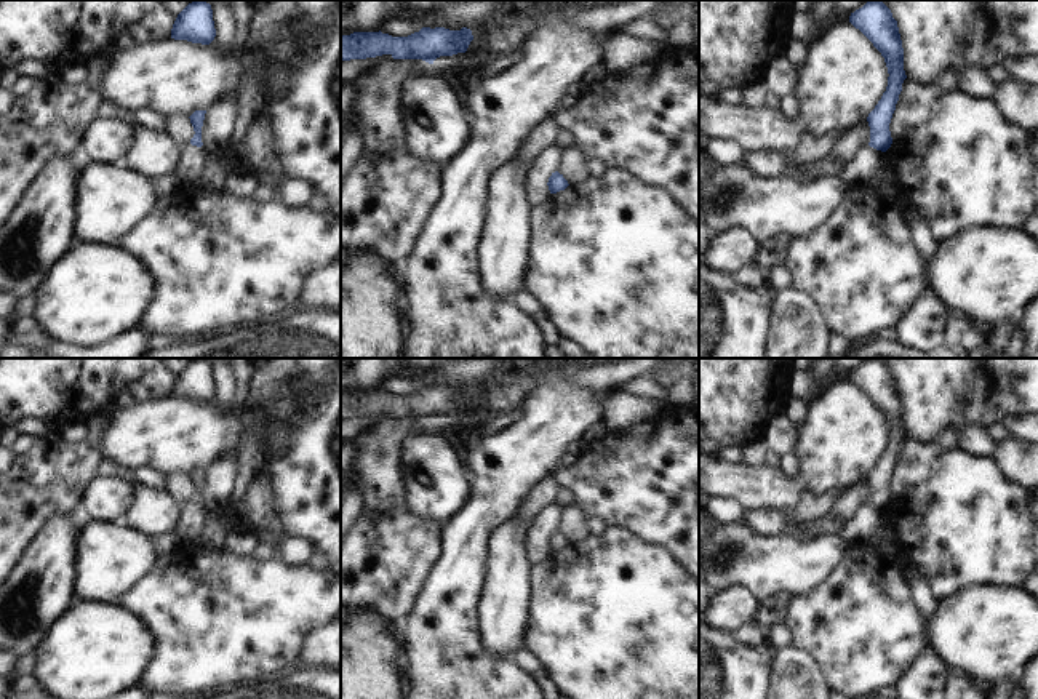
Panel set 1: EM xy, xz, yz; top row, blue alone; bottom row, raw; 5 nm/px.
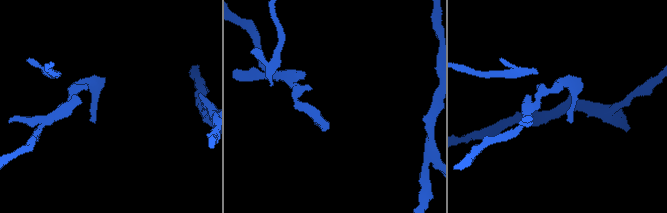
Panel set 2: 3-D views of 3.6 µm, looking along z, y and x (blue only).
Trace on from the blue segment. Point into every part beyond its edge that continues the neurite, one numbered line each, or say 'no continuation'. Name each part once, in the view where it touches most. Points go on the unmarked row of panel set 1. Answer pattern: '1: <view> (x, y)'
1: yz (867, 520)

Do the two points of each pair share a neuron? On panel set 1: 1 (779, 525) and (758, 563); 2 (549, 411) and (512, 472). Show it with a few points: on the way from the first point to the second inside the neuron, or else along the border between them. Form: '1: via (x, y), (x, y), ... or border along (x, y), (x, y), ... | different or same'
1: border along (744, 520), (763, 535), (794, 535) | different
2: via (547, 426), (518, 458) | same

